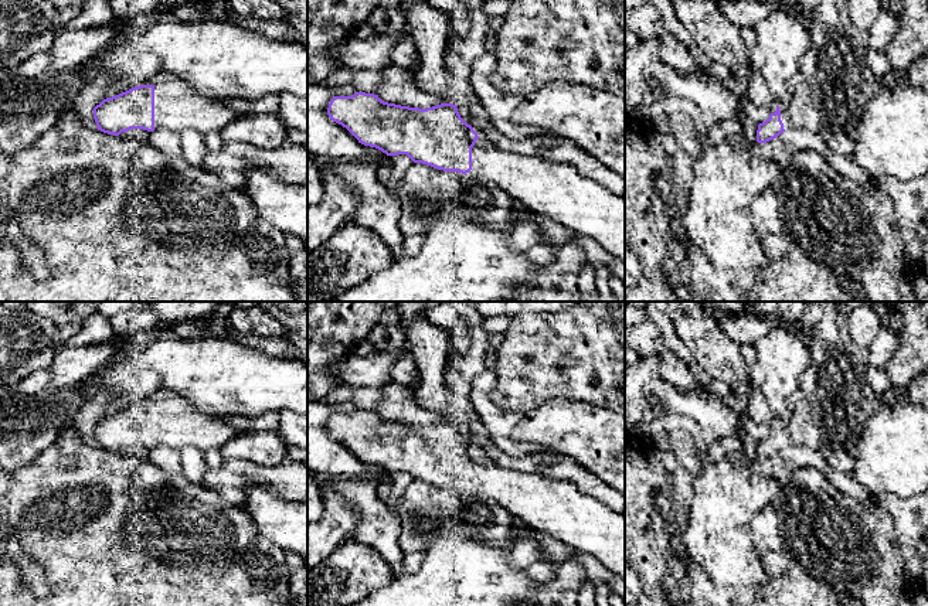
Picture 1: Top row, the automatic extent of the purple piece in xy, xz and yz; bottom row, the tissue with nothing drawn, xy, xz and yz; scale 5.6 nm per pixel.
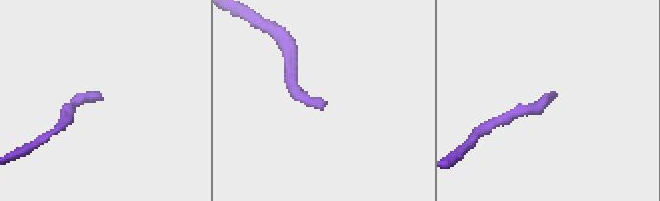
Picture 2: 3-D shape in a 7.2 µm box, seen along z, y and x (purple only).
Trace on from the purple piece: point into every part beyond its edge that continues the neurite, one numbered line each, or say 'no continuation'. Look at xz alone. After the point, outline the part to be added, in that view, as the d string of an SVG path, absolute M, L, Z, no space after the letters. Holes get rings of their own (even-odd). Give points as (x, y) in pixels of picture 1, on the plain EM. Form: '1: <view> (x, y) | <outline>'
1: xz (540, 503) | M479 454L476 457L475 463L472 464L472 487L466 491L462 491L459 488L453 488L453 490L458 491L459 494L465 494L469 497L470 496L487 496L487 497L493 498L497 504L500 504L504 510L507 510L523 525L524 530L533 531L533 532L534 531L545 532L550 537L558 539L560 542L568 545L570 548L574 548L584 554L589 554L589 555L595 556L608 571L611 571L612 573L625 579L625 515L615 513L613 510L611 510L601 501L595 500L594 497L588 497L588 496L582 494L572 481L553 479L553 477L544 476L541 473L527 473L527 471L507 469L507 467L497 464L494 460L489 459L487 456Z

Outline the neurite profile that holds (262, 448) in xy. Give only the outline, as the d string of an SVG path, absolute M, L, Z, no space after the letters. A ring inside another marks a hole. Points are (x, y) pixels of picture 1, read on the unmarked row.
M245 432L228 440L221 449L224 459L249 460L261 466L276 466L288 454L288 443L276 432Z

